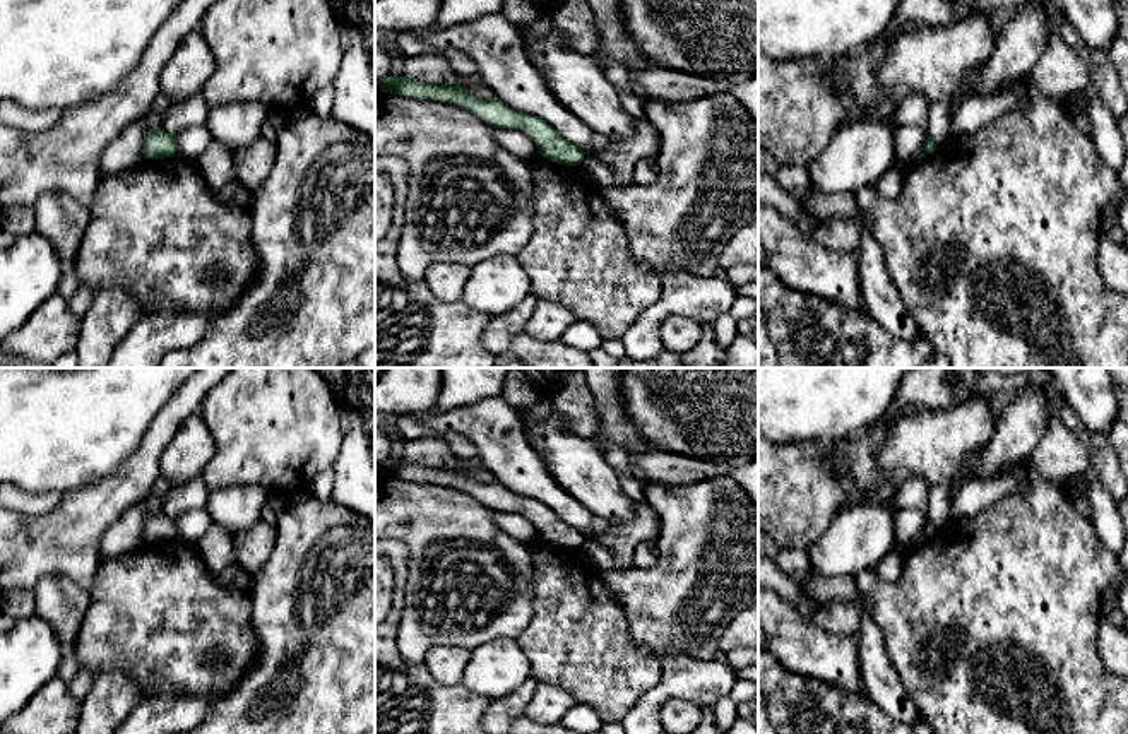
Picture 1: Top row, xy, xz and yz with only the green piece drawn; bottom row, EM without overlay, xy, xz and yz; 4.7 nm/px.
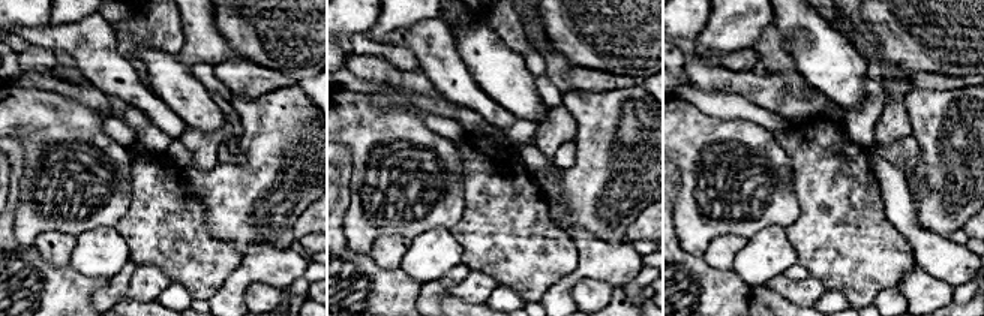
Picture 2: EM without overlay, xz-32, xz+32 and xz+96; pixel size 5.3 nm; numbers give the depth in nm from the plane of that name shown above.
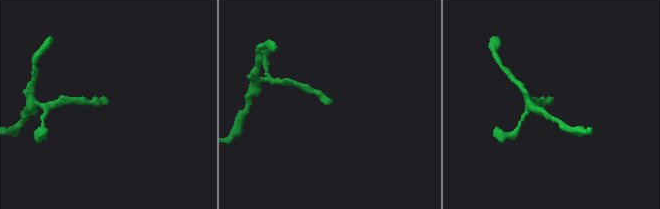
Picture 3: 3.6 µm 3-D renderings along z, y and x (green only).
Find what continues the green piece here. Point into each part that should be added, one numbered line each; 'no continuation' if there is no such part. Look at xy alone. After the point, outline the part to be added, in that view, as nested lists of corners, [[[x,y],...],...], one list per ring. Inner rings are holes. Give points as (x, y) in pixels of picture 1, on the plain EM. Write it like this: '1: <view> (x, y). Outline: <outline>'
no continuation

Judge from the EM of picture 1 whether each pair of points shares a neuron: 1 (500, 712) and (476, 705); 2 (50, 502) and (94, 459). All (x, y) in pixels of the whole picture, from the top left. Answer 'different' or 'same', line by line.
1: different
2: different

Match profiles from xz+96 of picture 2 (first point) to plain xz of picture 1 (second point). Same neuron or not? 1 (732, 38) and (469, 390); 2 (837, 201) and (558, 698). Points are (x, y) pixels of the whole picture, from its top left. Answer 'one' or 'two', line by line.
1: one
2: two

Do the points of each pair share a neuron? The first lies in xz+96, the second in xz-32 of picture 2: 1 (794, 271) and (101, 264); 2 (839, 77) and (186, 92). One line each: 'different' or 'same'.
1: different
2: same

